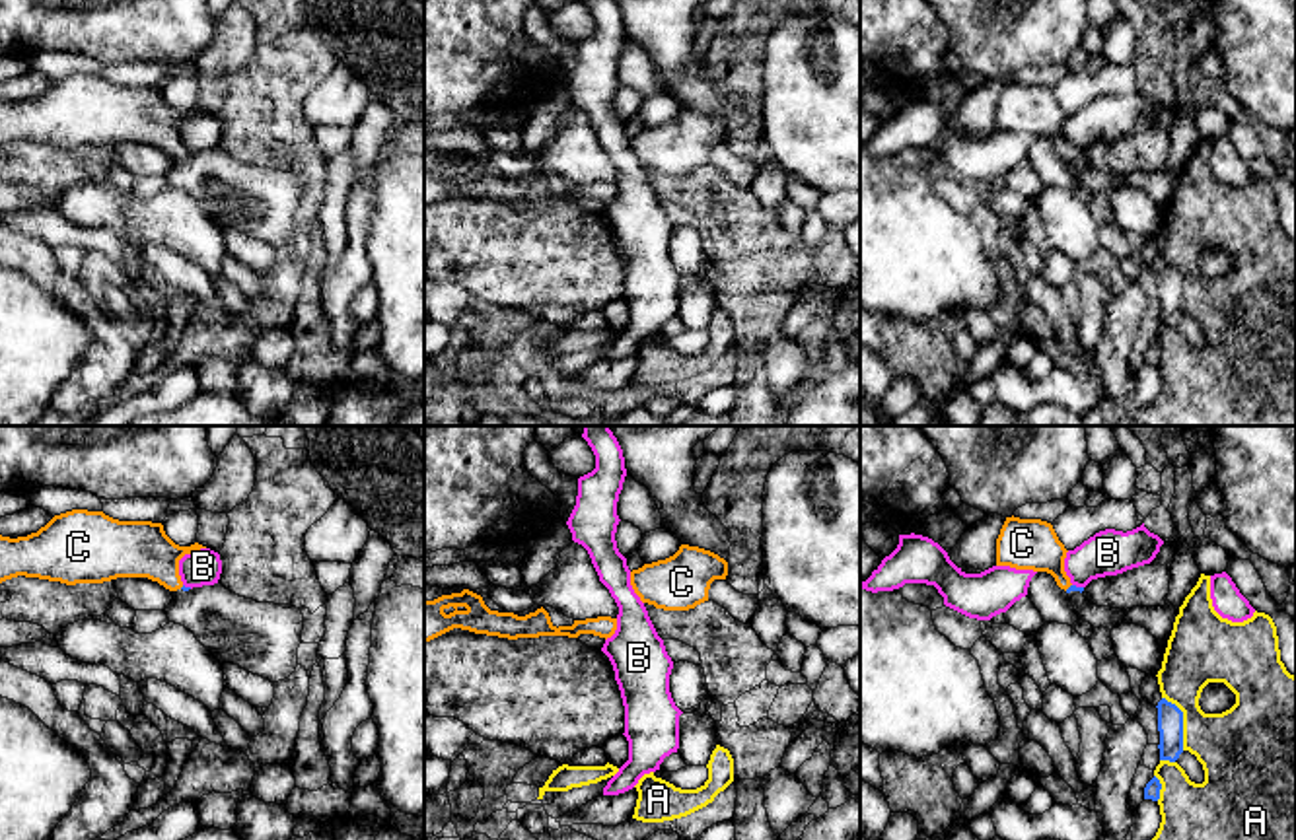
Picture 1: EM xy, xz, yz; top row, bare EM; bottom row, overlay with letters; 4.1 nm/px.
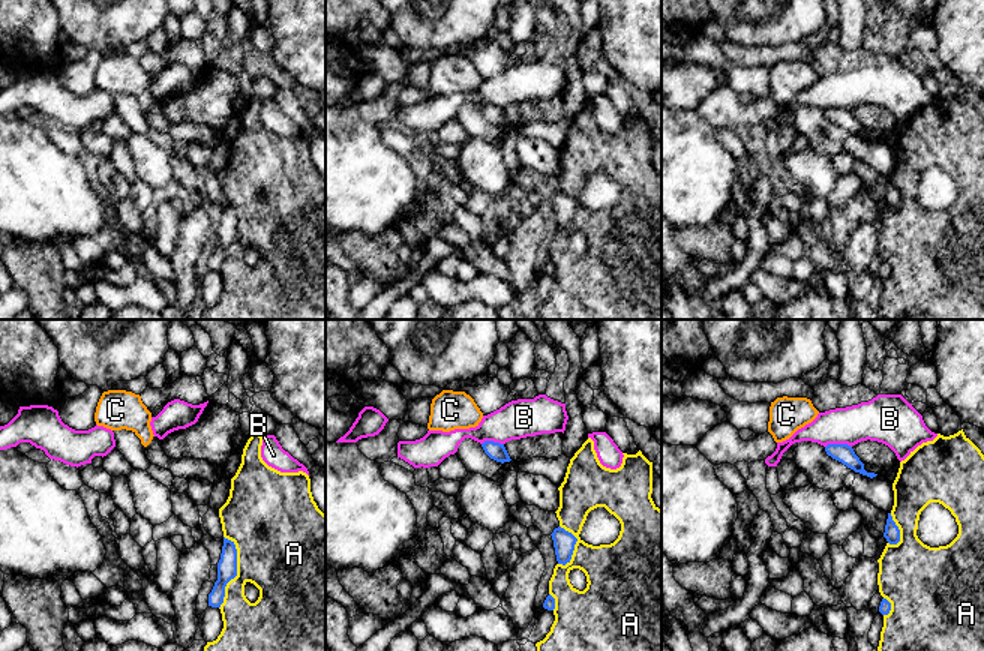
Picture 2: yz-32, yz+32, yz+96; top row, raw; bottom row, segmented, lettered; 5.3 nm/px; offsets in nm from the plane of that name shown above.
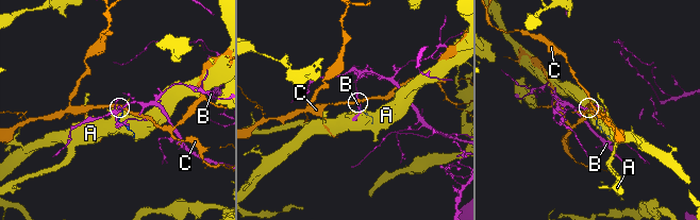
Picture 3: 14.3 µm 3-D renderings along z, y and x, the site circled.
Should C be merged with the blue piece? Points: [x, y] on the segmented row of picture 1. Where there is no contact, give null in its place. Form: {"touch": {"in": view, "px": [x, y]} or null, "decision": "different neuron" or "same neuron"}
{"touch": {"in": "yz", "px": [1069, 588]}, "decision": "same neuron"}

